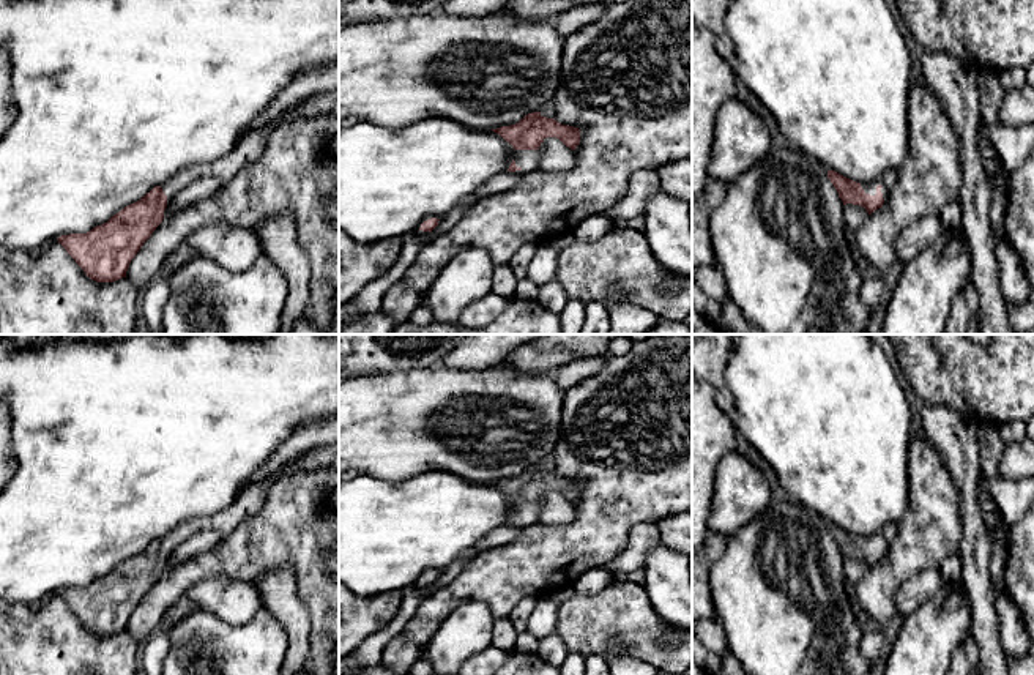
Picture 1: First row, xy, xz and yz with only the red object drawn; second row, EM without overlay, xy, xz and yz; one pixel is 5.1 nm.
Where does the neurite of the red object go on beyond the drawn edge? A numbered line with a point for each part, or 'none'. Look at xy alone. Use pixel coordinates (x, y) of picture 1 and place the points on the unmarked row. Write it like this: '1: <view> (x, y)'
1: xy (251, 500)

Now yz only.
1: yz (870, 541)

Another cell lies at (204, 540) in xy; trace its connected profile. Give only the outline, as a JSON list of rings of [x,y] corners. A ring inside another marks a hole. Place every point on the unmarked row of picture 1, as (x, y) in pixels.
[[[200,530],[194,533],[183,544],[180,544],[169,557],[164,571],[172,569],[173,566],[189,560],[195,554],[210,550],[219,539],[221,535],[214,530]]]

